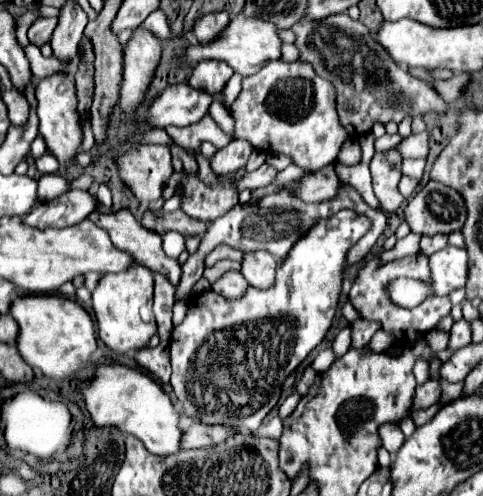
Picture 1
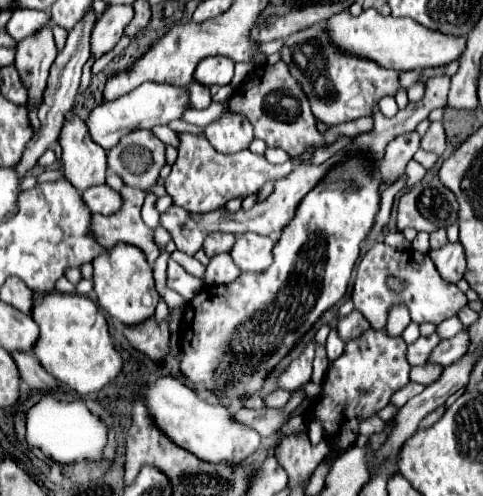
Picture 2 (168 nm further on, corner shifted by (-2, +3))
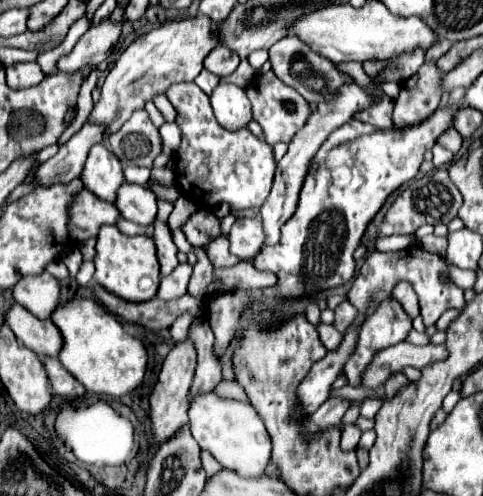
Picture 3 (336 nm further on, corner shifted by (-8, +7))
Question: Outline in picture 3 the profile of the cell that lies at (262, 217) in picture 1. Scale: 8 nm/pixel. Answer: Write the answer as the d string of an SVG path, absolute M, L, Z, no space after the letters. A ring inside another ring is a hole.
M188 263L178 265L170 275L162 277L156 297L160 297L162 301L172 301L172 299L182 297L186 293L186 289L188 289L190 275L192 275L192 267Z

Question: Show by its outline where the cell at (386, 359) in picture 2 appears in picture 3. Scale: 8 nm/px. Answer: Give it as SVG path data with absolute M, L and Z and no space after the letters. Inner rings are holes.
M392 297L384 301L384 305L380 305L380 309L372 313L372 317L366 317L366 321L360 327L358 347L344 367L348 383L352 383L352 387L358 385L360 375L370 363L372 355L388 345L396 345L404 341L410 329L412 329L412 319L406 315L404 307Z

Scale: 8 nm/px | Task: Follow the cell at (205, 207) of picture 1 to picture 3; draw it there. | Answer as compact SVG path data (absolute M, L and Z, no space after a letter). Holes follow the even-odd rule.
M196 83L172 85L166 97L178 113L176 123L182 133L182 143L174 155L182 189L198 203L228 203L232 209L260 207L272 189L276 169L272 145L260 137L242 137L242 129L224 129L214 117L210 97Z

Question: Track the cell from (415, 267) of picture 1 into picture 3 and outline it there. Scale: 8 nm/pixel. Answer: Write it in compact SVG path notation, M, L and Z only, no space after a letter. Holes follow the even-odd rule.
M410 247L406 249L404 253L382 253L382 251L372 251L364 265L360 267L358 275L354 277L352 281L352 287L348 291L348 301L358 309L358 311L366 311L372 303L372 293L374 293L374 307L388 299L392 295L392 287L400 281L400 279L406 279L412 283L418 299L420 299L420 313L424 317L424 325L430 327L438 321L438 317L446 311L446 309L462 309L464 307L464 291L460 287L456 287L452 281L448 283L442 283L438 279L440 273L448 271L446 265L444 265L444 259L434 255L434 253L428 253L424 251L422 247Z

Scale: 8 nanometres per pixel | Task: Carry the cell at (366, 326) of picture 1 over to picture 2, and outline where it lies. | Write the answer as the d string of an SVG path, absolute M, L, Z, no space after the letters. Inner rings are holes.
M352 311L348 317L342 317L338 321L338 335L344 341L352 341L354 337L360 337L366 329L370 329L370 323L364 321L362 313L358 313L358 311Z

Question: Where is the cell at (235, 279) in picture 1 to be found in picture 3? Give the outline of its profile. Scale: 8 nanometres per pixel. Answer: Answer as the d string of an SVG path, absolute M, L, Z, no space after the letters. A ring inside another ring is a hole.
M216 237L216 241L210 241L208 247L204 247L204 251L206 251L206 255L208 255L214 269L232 267L240 261L236 255L230 253L230 245L228 245L226 237Z

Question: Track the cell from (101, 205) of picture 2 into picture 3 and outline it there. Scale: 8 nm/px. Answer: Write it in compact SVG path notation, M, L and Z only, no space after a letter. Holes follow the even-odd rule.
M124 183L118 189L118 197L116 197L114 205L122 213L122 217L132 223L154 225L154 221L156 221L156 211L158 211L156 195L152 191L148 191L148 187Z

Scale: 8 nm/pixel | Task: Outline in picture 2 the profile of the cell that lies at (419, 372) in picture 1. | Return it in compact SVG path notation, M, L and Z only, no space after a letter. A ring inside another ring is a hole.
M432 333L428 337L420 337L416 343L408 345L408 363L412 367L422 367L428 361L428 355L432 353L432 349L440 343L440 335Z

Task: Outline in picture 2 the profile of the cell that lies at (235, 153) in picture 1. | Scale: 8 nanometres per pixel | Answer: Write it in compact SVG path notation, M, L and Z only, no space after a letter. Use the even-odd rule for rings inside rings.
M230 109L222 113L220 121L210 123L204 129L204 135L210 145L214 145L214 149L218 149L218 153L222 155L234 155L242 149L248 149L254 139L252 125L242 115L236 115Z

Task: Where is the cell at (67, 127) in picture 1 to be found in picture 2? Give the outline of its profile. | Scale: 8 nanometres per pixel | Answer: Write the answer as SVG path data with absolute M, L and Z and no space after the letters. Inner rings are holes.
M78 115L66 117L60 129L58 143L62 147L60 163L64 175L78 191L104 183L106 151L90 141L90 133L86 133L86 123Z

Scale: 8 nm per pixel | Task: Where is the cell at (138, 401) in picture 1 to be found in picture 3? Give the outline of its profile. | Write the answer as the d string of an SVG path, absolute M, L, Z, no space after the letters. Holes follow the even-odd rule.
M214 393L192 397L190 403L190 431L198 441L200 449L210 451L222 467L234 469L242 477L260 477L264 475L266 465L270 463L272 443L260 415L248 401L220 399Z

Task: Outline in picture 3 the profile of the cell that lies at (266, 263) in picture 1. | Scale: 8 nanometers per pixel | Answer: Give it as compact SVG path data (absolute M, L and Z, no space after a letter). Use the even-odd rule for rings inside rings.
M260 217L238 219L230 229L228 241L230 241L230 251L236 257L244 261L252 259L256 253L260 253L264 245L264 231L262 231Z

